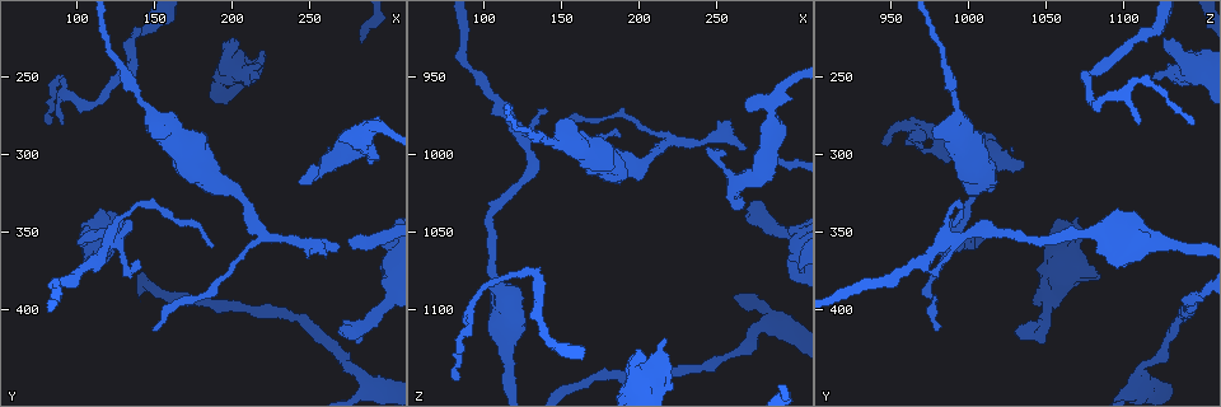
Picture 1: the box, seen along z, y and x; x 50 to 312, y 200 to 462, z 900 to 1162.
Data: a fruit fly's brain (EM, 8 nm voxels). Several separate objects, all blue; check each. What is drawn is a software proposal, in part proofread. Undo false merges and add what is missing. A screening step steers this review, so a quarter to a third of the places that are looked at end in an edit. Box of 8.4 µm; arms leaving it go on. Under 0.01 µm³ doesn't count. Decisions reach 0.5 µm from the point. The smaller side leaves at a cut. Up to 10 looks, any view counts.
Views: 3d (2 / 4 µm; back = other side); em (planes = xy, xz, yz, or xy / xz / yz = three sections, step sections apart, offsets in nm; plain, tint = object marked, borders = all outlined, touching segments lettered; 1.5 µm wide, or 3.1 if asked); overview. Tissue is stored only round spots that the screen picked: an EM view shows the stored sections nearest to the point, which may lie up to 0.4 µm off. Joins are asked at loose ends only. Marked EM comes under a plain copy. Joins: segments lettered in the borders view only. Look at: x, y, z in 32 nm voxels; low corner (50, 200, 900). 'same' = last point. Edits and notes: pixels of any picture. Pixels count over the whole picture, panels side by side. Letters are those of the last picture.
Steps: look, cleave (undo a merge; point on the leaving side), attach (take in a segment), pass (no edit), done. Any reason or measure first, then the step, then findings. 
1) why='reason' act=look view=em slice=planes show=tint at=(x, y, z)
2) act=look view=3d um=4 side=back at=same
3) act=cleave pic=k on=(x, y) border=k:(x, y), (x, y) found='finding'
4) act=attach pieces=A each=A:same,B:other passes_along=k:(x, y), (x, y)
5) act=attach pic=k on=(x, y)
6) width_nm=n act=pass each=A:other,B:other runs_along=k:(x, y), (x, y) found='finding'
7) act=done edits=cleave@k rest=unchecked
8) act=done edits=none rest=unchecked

why='arms part here' act=look view=em slice=planes show=borders at=(286, 284, 966)

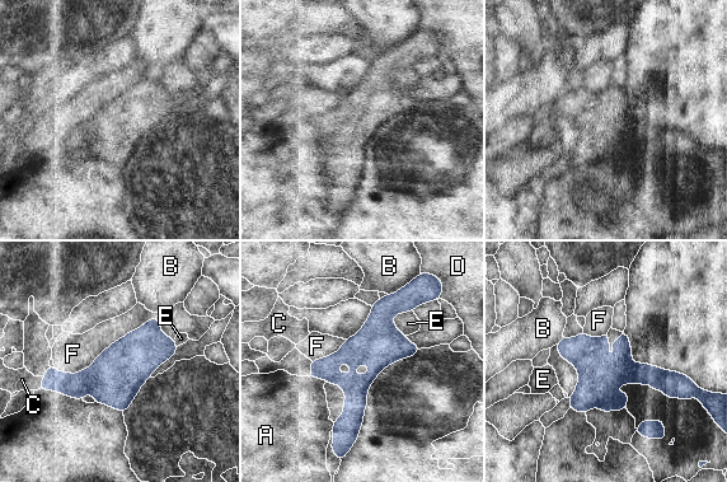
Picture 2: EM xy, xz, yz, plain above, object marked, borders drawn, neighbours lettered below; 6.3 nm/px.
longest_contact=F:600nm act=pass each=A:other,B:other,C:other,D:other,E:other,F:other border=2:(141, 327), (75, 374), (54, 368) found='one cell here'

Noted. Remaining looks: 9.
why='narrows sharply' act=look view=3d um=4 at=(140, 260, 988)

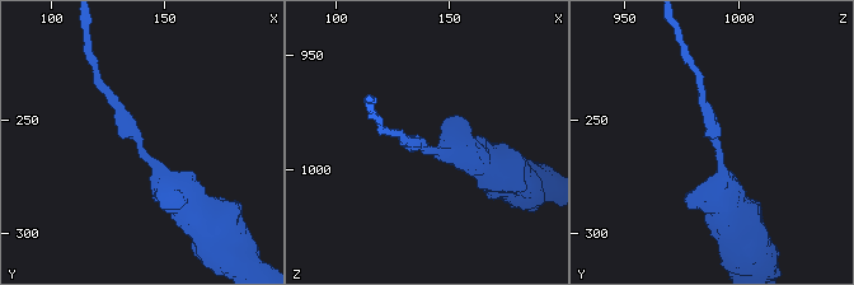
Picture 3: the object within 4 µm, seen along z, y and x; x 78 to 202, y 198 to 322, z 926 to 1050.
why='shape alone is not enough' act=look view=em slice=yz step=8 show=tint at=(139, 262, 990)

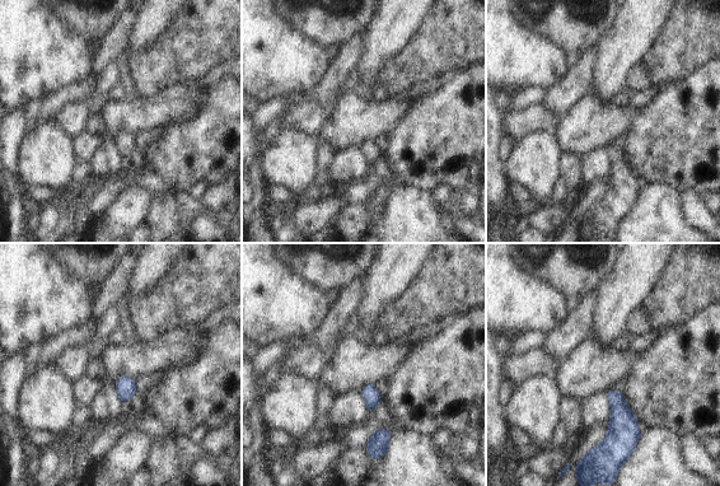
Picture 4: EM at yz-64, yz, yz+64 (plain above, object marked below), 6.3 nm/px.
act=look view=em slice=planes show=borders at=same

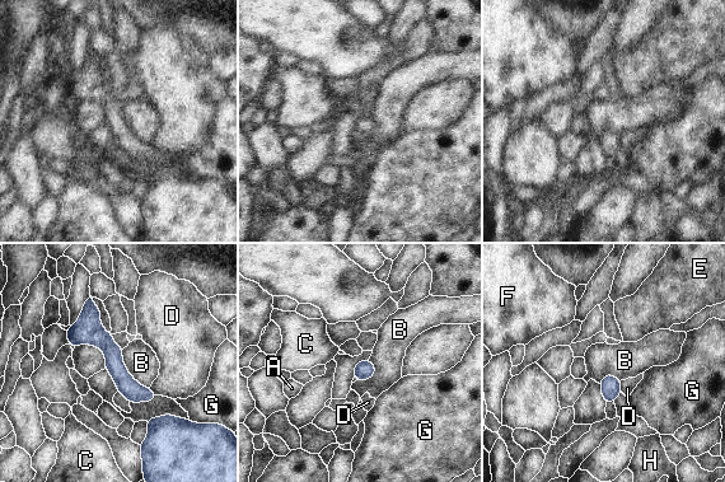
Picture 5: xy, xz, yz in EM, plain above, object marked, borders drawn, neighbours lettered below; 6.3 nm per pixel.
act=pass each=A:other,B:other,C:other,D:other,E:other,F:other,G:other,H:other border=5:(122, 349), (126, 370), (148, 389) found='continuous, no second cell'

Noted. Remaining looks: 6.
why='branch stops here' act=look view=em slice=planes show=borders at=(244, 318, 996)

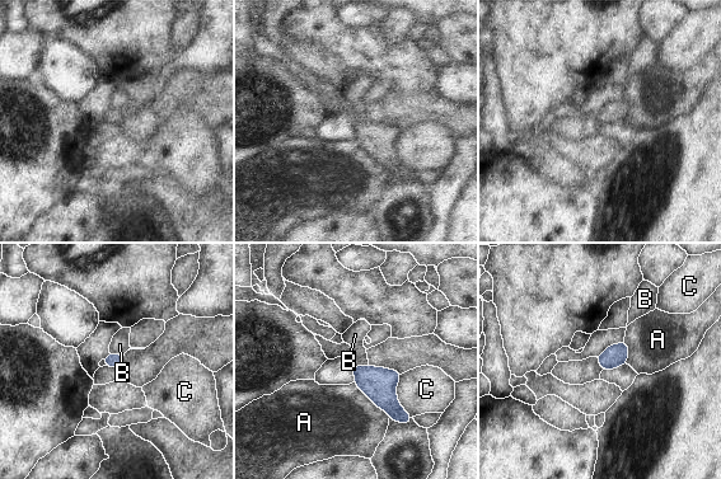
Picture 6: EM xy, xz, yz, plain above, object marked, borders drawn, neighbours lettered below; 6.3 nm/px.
act=pass each=A:other,B:other,C:other border=6:(623, 341), (608, 346), (597, 357) found='no lettered segment goes on from it'

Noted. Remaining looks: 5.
why='free end' act=look view=em slice=planes show=borders at=(216, 250, 1120)

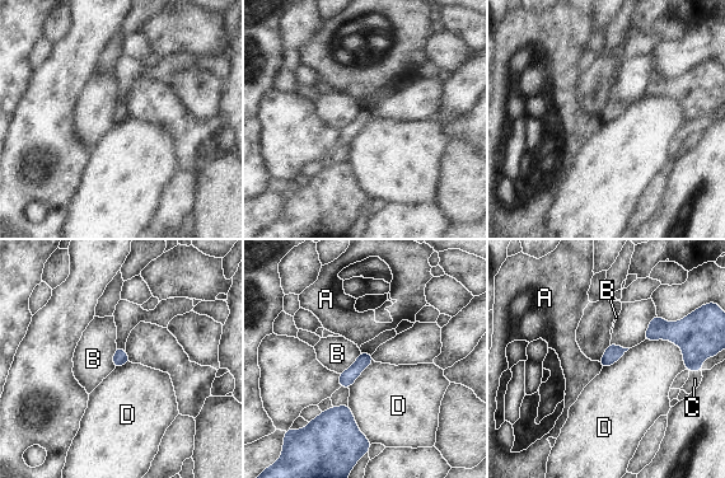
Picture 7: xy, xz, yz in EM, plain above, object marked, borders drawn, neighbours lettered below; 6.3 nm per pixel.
act=pass each=A:other,B:other,C:other,D:other border=7:(645, 338), (674, 342), (687, 369) found='none of them fits'

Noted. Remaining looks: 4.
act=done edits=none rest=unchecked

